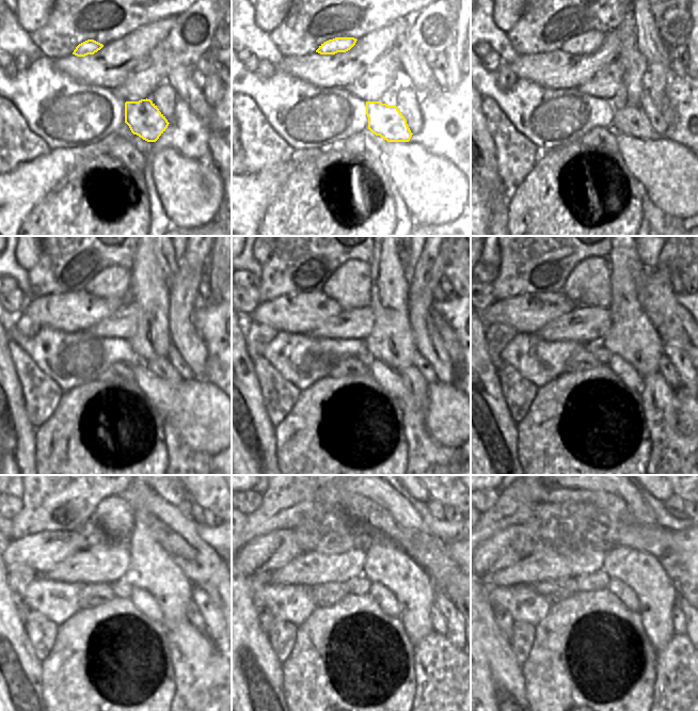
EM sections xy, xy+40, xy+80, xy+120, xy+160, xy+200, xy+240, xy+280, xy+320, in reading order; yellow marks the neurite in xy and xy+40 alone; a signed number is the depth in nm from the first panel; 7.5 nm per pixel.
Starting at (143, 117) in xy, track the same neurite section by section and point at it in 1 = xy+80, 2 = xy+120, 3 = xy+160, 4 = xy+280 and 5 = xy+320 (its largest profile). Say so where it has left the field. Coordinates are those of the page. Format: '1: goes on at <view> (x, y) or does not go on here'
1: goes on at xy+80 (630, 121)
2: goes on at xy+120 (162, 367)
3: goes on at xy+160 (424, 453)
4: goes on at xy+280 (448, 692)
5: goes on at xy+320 (687, 692)

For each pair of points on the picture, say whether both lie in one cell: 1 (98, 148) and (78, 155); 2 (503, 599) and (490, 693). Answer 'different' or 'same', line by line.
1: same
2: different

